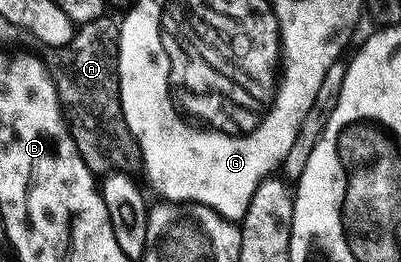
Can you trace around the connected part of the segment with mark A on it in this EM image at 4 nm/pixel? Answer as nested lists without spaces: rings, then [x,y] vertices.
[[[103,17],[81,24],[72,41],[57,48],[53,55],[55,63],[50,63],[48,70],[58,90],[58,102],[62,104],[70,136],[84,157],[84,165],[88,165],[95,177],[139,170],[142,153],[124,121],[118,96],[118,23]]]

